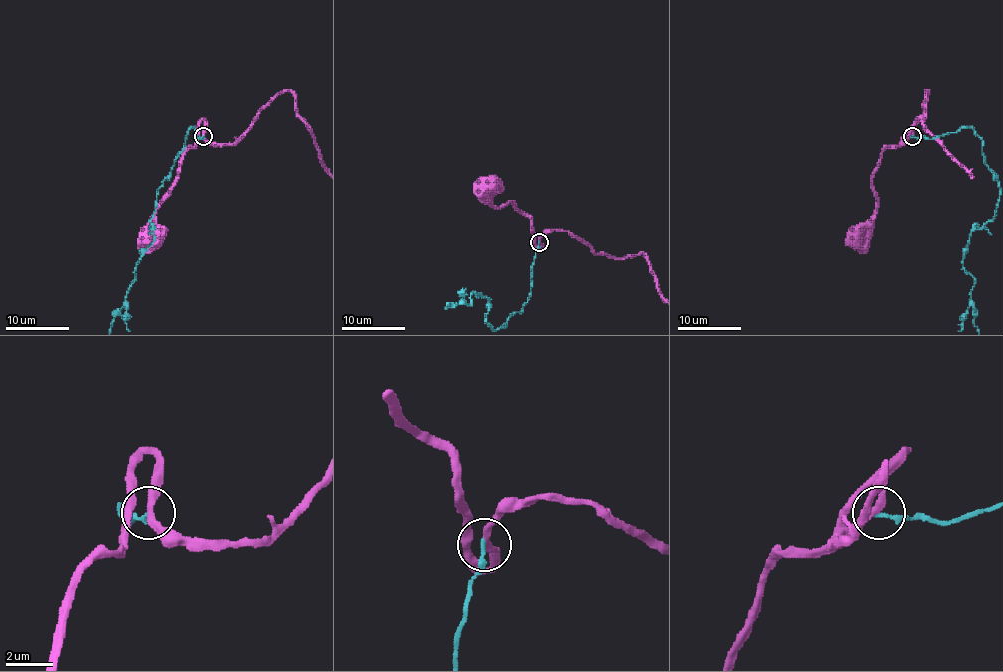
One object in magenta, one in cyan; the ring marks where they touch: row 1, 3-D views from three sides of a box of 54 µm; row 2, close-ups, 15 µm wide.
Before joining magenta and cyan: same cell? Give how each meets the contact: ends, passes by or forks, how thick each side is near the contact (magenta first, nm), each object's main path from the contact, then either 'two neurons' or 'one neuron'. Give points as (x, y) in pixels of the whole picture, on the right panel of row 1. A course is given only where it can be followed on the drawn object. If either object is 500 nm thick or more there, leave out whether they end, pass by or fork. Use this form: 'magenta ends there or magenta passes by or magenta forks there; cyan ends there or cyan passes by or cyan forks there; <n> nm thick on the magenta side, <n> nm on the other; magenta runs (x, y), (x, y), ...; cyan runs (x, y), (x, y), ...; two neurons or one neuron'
magenta passes by; cyan ends there; 280 nm thick on the magenta side, 190 nm on the other; magenta runs (912, 136), (918, 120), (899, 143), (890, 145), (880, 155), (872, 183), (877, 209), (871, 228), (858, 239); cyan runs (912, 136), (934, 139), (971, 128), (998, 182), (994, 216), (971, 232), (963, 258), (974, 278); two neurons

